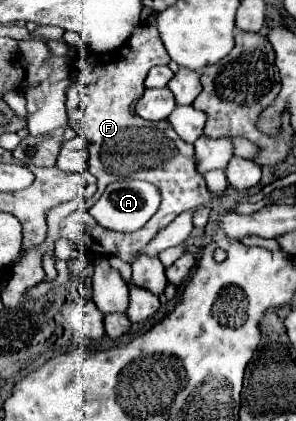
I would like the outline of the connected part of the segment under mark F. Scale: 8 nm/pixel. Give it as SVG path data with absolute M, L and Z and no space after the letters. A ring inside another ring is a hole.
M141 25L131 39L117 51L91 53L75 61L73 83L67 95L67 115L71 127L87 141L89 147L89 171L97 177L97 193L87 199L75 213L65 217L61 235L79 249L93 255L115 255L123 261L133 261L135 255L179 213L199 207L211 201L205 179L197 173L193 145L185 143L167 121L145 121L135 113L135 103L145 91L145 77L151 67L169 63L169 55L161 43L157 25ZM117 179L143 179L153 183L161 193L161 207L149 219L145 227L135 233L113 233L103 229L91 215L89 209L101 197L105 187Z

